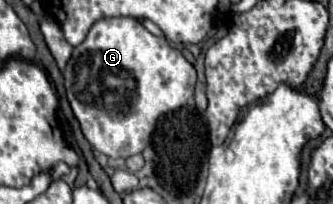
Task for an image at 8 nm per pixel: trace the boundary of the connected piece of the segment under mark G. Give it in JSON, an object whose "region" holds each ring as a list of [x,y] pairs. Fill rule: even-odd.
{"region":[[[100,18],[92,24],[86,40],[74,48],[64,80],[68,102],[90,146],[108,158],[128,158],[140,154],[150,144],[160,116],[182,108],[194,96],[196,70],[166,38],[150,34],[142,24],[132,24],[132,18]]]}

